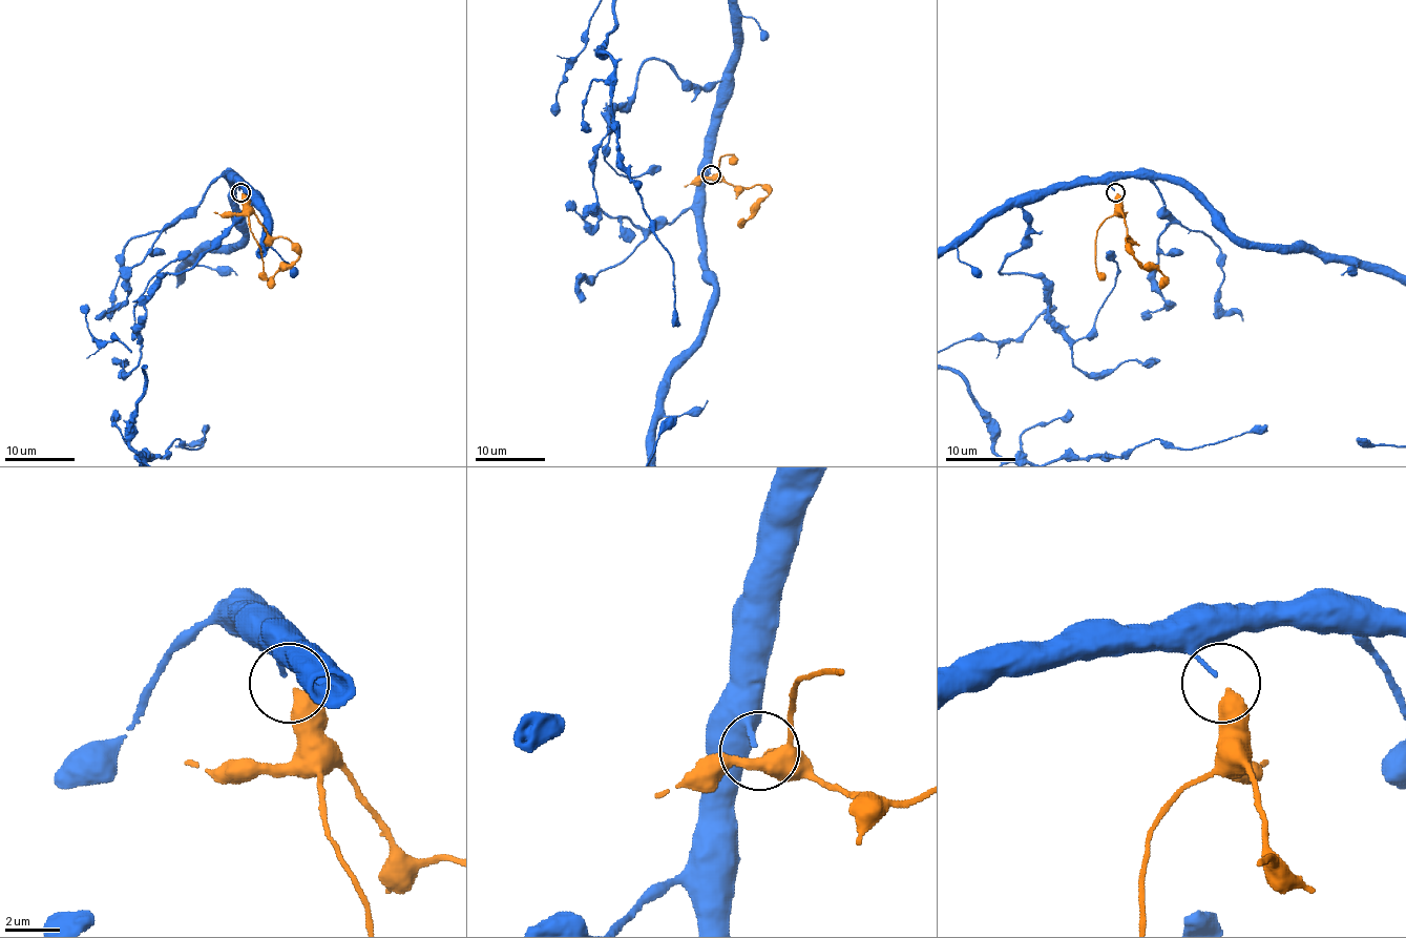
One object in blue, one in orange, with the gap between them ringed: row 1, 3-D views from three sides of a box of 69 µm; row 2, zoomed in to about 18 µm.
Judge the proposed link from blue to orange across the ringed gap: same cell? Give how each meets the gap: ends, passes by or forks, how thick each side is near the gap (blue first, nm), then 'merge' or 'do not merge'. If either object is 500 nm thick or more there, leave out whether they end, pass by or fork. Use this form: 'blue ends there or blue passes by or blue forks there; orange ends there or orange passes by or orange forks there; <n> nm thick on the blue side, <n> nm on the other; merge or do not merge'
170 nm thick on the blue side, 550 nm on the other; merge

